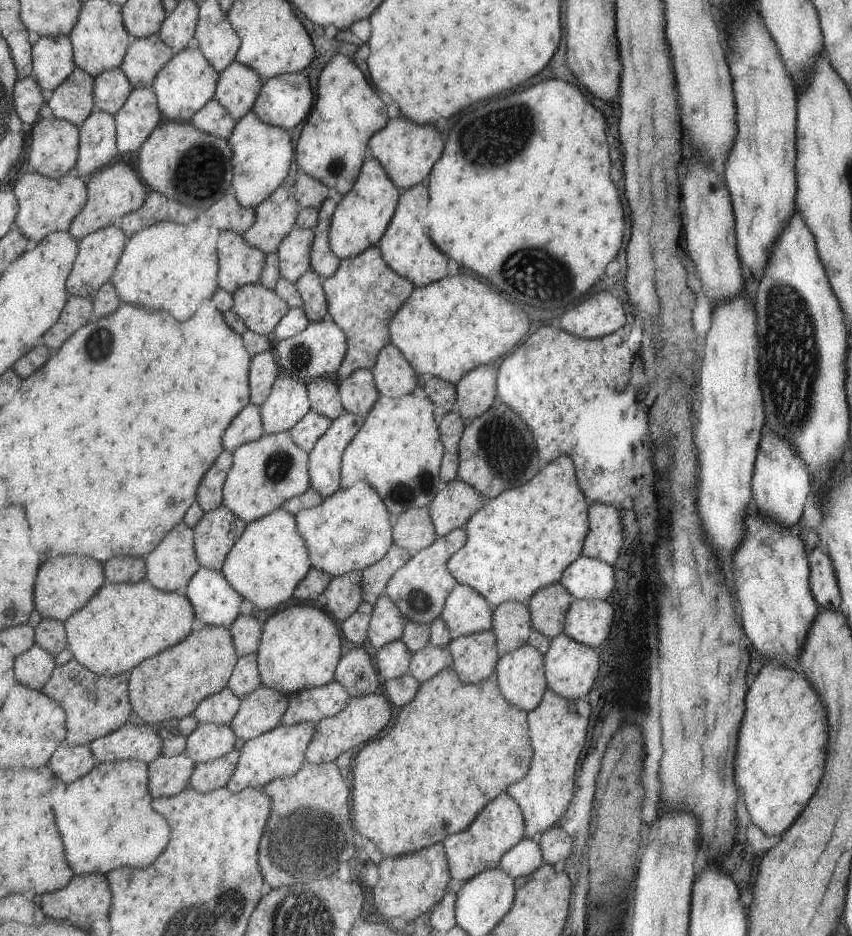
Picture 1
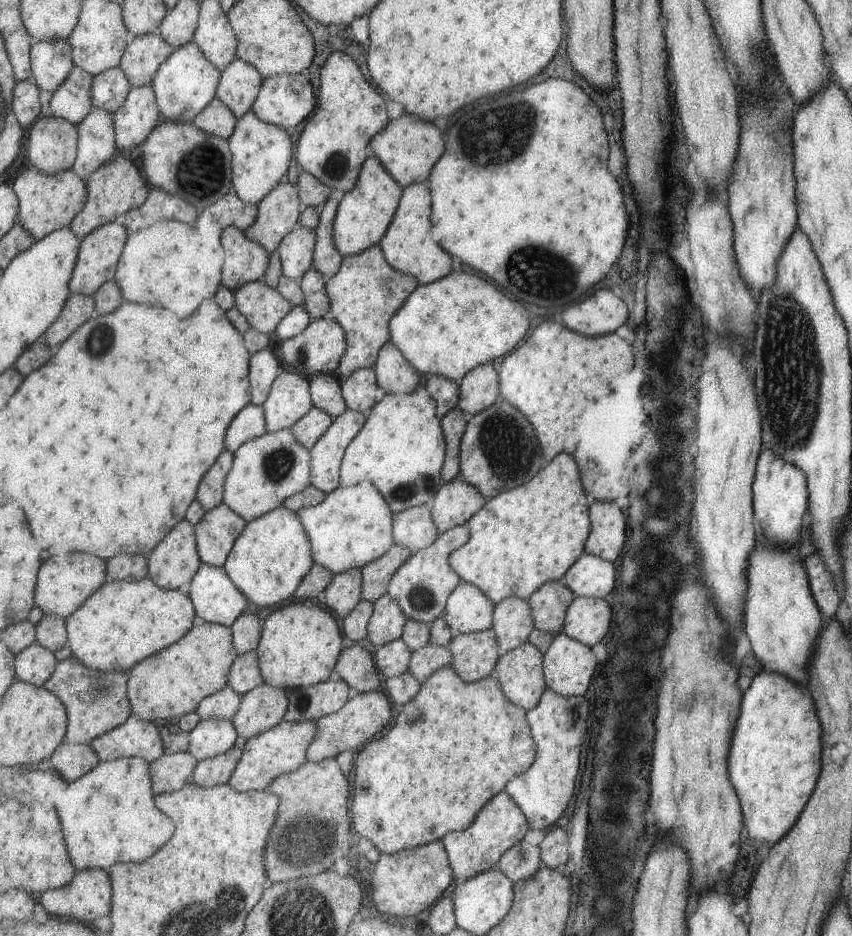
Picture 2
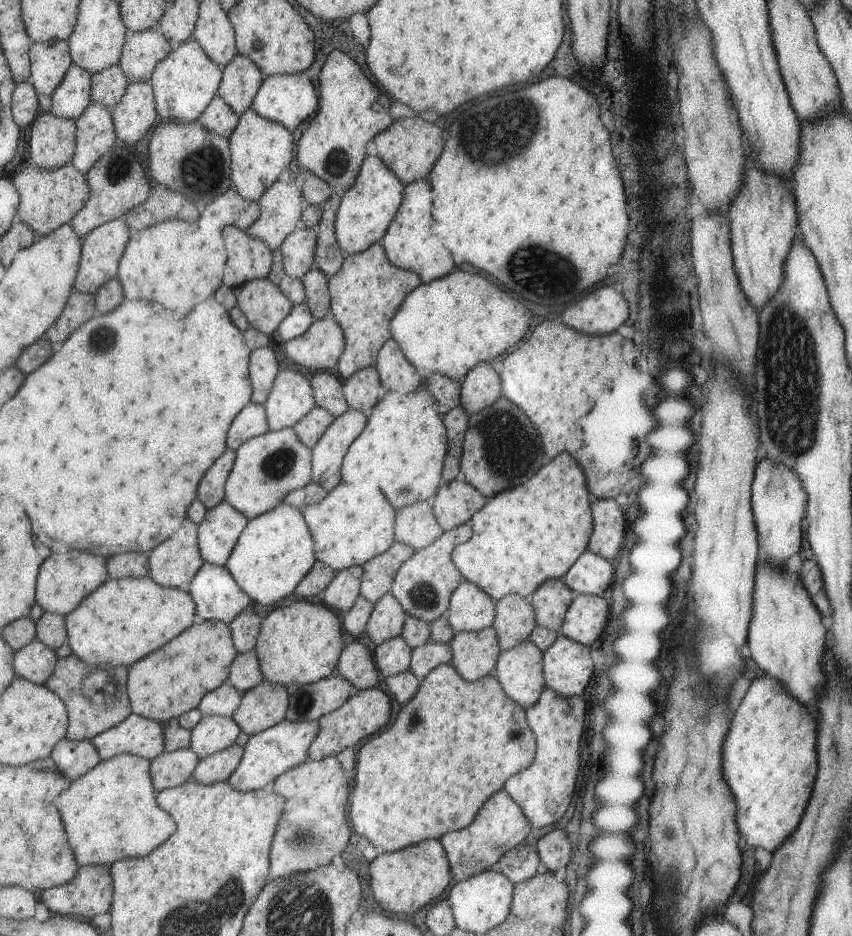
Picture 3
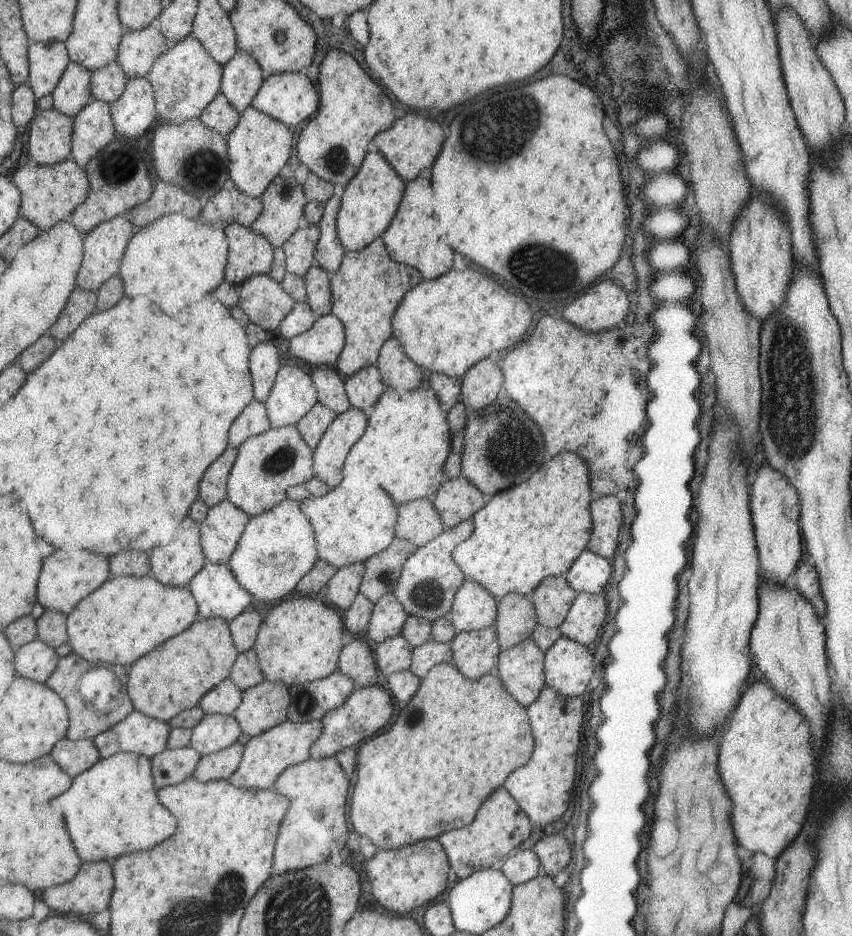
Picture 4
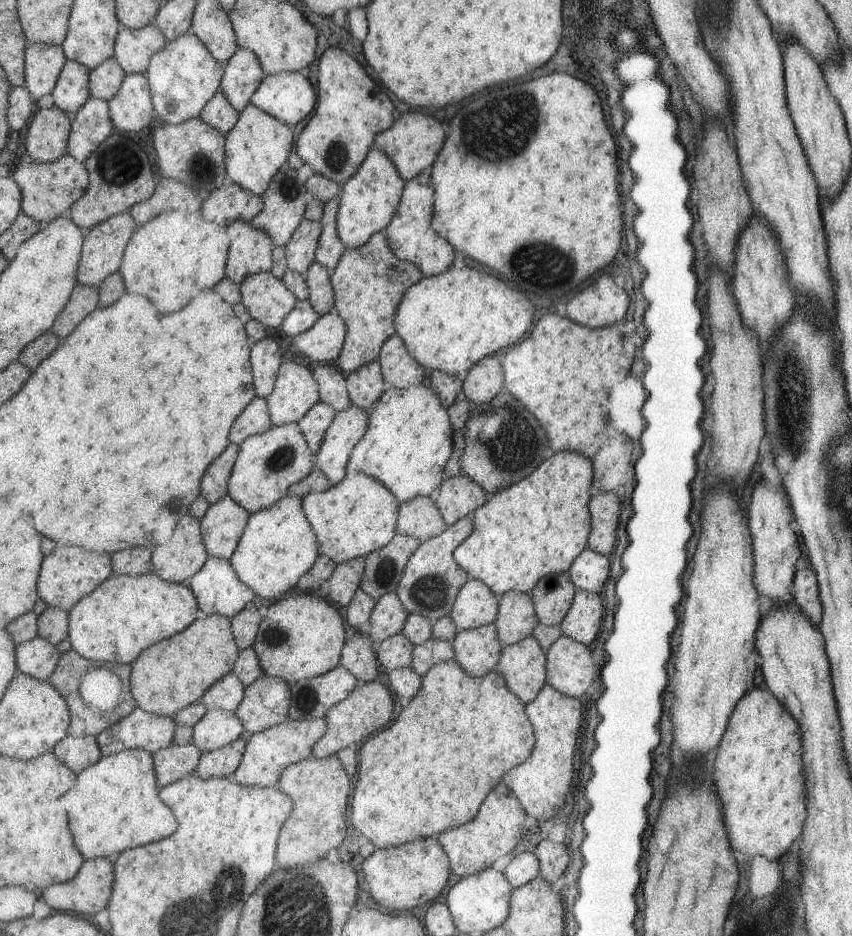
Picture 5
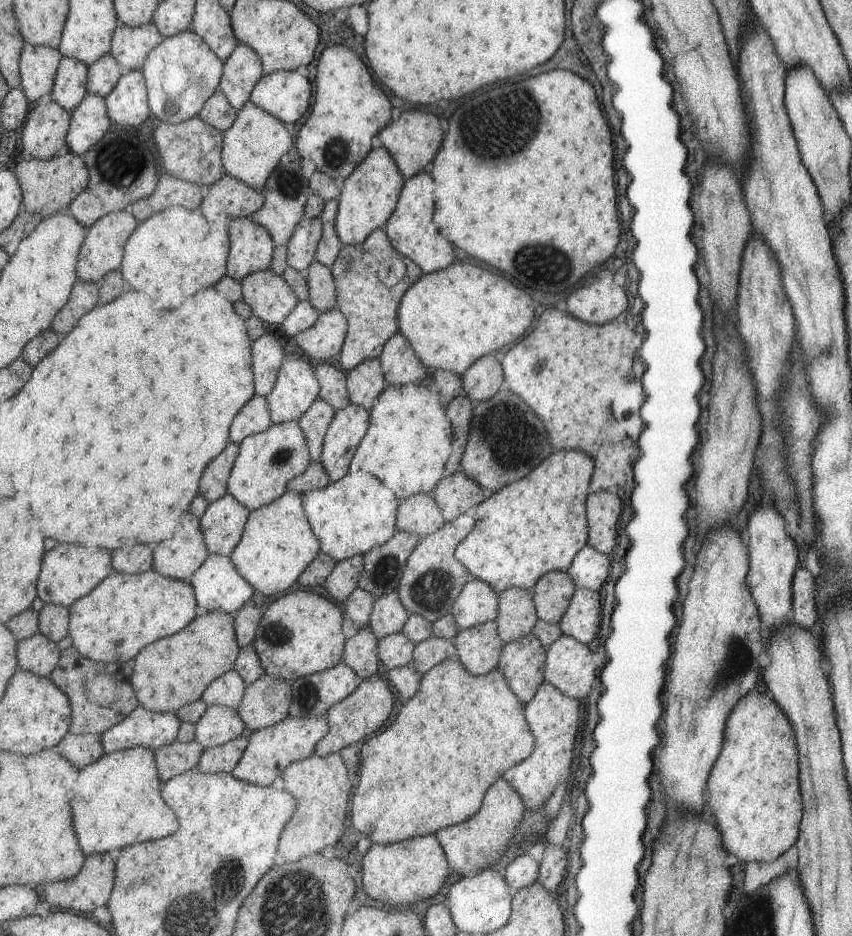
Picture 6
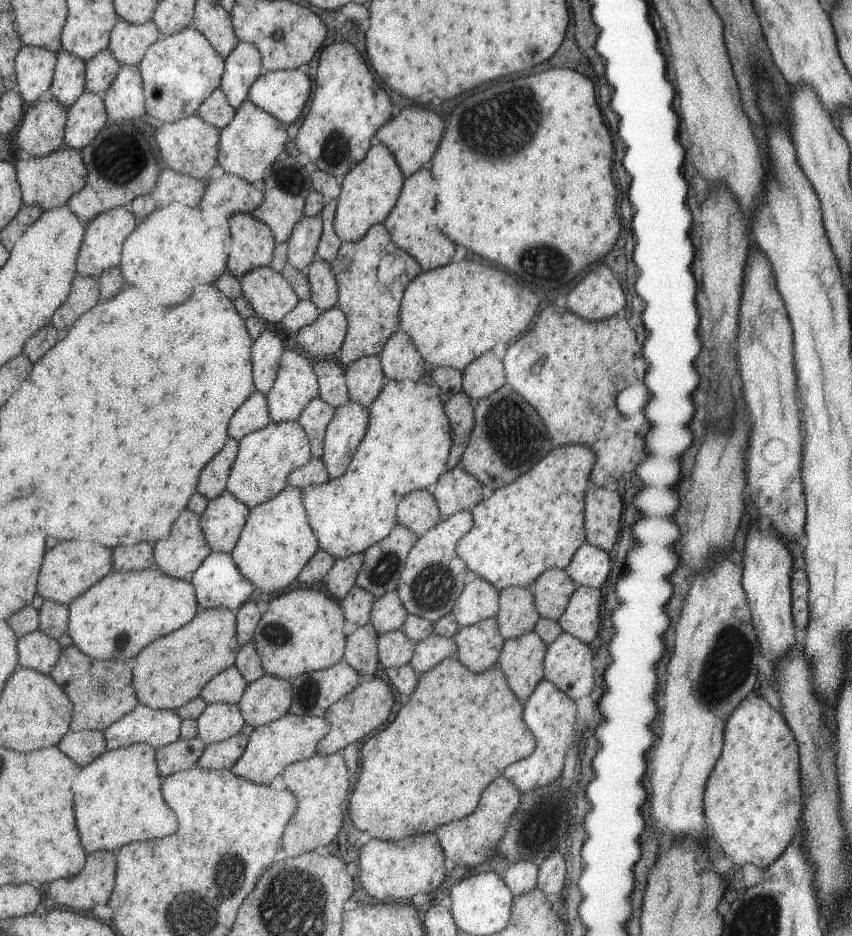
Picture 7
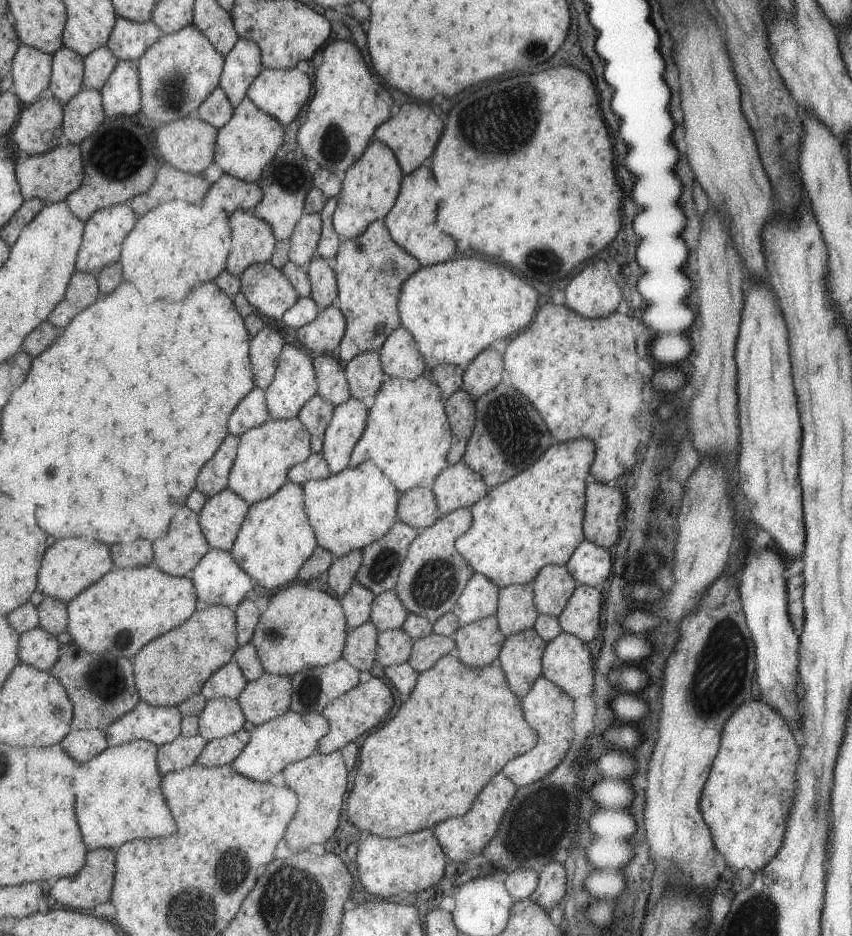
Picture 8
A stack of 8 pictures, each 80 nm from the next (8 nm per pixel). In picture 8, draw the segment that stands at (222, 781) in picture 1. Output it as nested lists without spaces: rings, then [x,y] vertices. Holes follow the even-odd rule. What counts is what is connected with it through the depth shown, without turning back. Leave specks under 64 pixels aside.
[[[239,729],[229,736],[207,741],[205,748],[202,748],[201,754],[197,756],[196,763],[205,768],[229,765],[245,748],[249,737],[250,733]]]

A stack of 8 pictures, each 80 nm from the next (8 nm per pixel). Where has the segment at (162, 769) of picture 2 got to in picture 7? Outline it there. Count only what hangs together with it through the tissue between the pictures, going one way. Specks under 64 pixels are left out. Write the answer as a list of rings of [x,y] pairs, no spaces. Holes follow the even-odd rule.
[[[199,737],[191,740],[177,739],[167,746],[157,747],[156,767],[161,778],[193,767],[204,747],[205,744]]]

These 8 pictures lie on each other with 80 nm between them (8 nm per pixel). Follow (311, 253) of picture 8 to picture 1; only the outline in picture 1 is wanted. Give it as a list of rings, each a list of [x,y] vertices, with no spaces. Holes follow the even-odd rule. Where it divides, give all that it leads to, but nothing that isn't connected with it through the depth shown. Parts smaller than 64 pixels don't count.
[[[294,226],[278,244],[278,271],[282,279],[294,283],[310,268],[310,246],[314,234],[312,229]]]

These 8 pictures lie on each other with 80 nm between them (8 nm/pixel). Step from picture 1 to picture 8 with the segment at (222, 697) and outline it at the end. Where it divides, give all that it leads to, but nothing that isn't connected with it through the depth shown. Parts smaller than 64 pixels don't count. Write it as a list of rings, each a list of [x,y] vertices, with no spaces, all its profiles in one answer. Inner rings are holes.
[[[231,660],[218,668],[205,681],[199,693],[203,695],[206,701],[217,697],[236,700],[245,683],[246,680],[240,668]]]

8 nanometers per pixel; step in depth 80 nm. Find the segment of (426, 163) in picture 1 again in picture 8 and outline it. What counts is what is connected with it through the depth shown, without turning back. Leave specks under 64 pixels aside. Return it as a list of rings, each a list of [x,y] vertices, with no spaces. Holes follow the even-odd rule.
[[[417,101],[403,103],[395,116],[390,116],[375,129],[373,137],[393,151],[403,175],[409,174],[421,166],[421,162],[433,154],[438,143],[445,120],[441,116],[441,110],[433,108],[433,106],[435,106],[433,103]]]

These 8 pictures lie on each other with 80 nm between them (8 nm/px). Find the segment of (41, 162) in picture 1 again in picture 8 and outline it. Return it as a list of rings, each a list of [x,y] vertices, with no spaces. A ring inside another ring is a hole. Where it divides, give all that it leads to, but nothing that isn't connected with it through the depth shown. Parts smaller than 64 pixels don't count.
[[[55,97],[39,98],[33,104],[23,106],[12,133],[17,148],[25,150],[28,155],[40,155],[57,147],[57,138],[62,134],[62,114],[62,104]]]

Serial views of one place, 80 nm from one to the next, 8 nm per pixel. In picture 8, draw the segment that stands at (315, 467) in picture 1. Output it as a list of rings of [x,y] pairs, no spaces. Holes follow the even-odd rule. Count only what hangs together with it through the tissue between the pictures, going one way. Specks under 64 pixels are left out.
[[[351,397],[334,406],[320,452],[331,475],[348,466],[351,451],[363,434],[367,411],[360,400]]]

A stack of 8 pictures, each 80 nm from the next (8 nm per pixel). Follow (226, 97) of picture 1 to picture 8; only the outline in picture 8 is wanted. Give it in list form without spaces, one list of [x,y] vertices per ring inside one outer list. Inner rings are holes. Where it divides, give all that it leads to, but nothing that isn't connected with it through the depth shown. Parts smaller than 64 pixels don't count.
[[[239,38],[235,41],[233,48],[230,48],[230,51],[224,56],[224,65],[218,85],[232,107],[241,102],[253,79],[263,70],[260,56],[257,44]]]

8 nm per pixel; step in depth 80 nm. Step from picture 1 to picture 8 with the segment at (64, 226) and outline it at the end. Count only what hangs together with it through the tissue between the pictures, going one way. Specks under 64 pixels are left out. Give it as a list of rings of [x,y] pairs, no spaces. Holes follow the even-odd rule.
[[[69,142],[66,146],[57,146],[40,155],[19,157],[14,161],[14,171],[23,200],[36,198],[45,205],[63,202],[69,193],[79,188],[84,175],[79,145]]]

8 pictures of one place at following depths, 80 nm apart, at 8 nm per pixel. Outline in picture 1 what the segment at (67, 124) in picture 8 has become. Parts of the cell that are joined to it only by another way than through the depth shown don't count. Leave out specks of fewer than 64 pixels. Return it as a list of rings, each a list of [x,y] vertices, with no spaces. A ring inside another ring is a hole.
[[[92,110],[78,126],[78,157],[74,173],[77,176],[91,174],[107,166],[118,153],[113,115]]]

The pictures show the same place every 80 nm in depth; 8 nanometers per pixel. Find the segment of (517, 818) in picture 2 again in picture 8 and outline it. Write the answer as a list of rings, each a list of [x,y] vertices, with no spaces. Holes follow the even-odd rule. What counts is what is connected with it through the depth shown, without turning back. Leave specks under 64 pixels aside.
[[[495,773],[477,793],[471,808],[463,816],[451,817],[433,825],[431,830],[446,858],[449,858],[451,862],[465,863],[469,858],[482,854],[485,845],[498,831],[504,812],[516,792],[517,787],[508,778],[505,778],[503,773]]]

